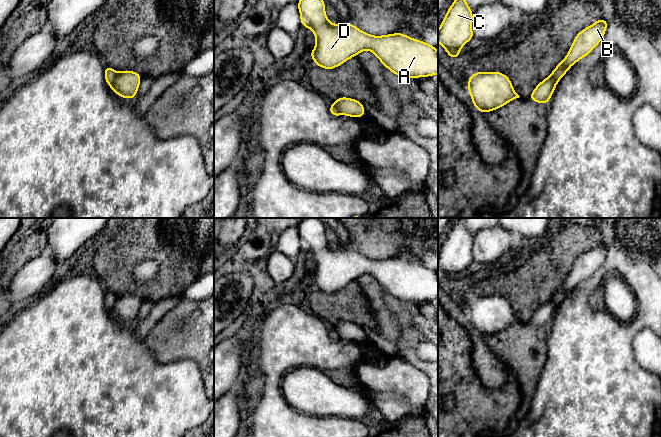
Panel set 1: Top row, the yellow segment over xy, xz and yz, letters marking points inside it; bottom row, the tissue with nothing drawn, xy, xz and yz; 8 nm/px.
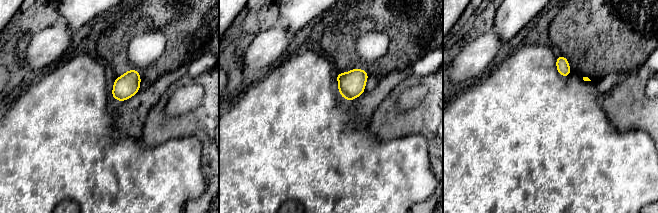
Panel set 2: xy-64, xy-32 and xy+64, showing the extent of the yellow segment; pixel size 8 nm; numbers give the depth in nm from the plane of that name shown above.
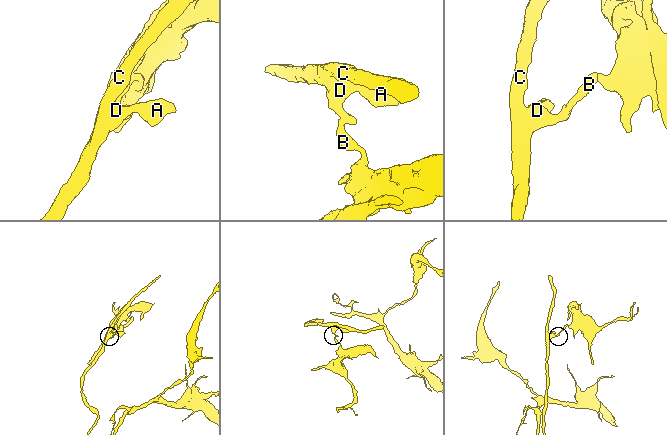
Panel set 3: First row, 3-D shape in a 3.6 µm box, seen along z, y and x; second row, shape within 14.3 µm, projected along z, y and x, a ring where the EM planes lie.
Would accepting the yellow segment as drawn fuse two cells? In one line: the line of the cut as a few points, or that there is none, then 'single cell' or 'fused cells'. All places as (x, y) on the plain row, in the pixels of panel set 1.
xy (118, 296), (115, 303), (109, 309) | fused cells

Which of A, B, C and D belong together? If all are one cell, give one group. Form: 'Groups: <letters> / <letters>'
Groups: A C D / B

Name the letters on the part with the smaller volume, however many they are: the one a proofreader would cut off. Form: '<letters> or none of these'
B

